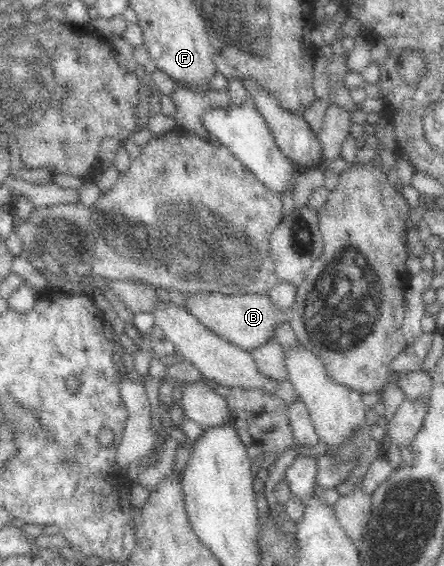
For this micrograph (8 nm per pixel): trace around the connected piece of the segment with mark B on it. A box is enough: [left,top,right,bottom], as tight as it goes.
[182,292,288,351]

